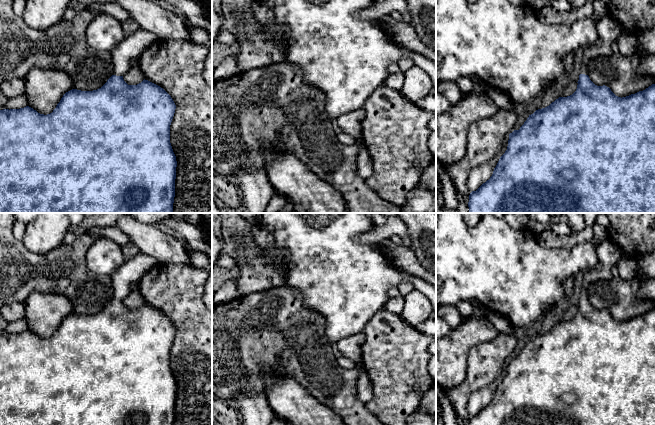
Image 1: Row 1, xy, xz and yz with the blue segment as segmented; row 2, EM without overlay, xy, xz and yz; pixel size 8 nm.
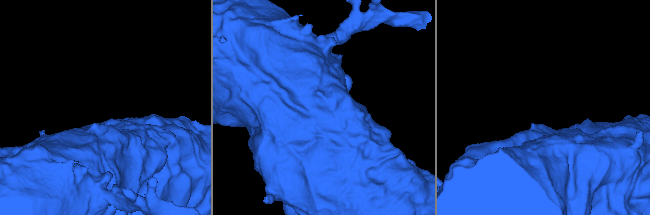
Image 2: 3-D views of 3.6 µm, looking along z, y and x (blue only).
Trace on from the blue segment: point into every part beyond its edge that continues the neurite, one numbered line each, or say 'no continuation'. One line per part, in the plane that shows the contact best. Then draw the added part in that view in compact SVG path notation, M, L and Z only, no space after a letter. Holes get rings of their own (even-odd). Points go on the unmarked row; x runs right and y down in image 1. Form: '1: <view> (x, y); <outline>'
1: xy (137, 263); M135 251L126 257L124 263L111 275L114 286L113 299L123 300L130 293L130 284L141 277L158 262L149 255Z

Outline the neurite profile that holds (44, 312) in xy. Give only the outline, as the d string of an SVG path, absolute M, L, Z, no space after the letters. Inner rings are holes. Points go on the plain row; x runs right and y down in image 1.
M32 293L23 305L28 330L44 339L52 337L63 319L74 313L70 300L57 293Z

